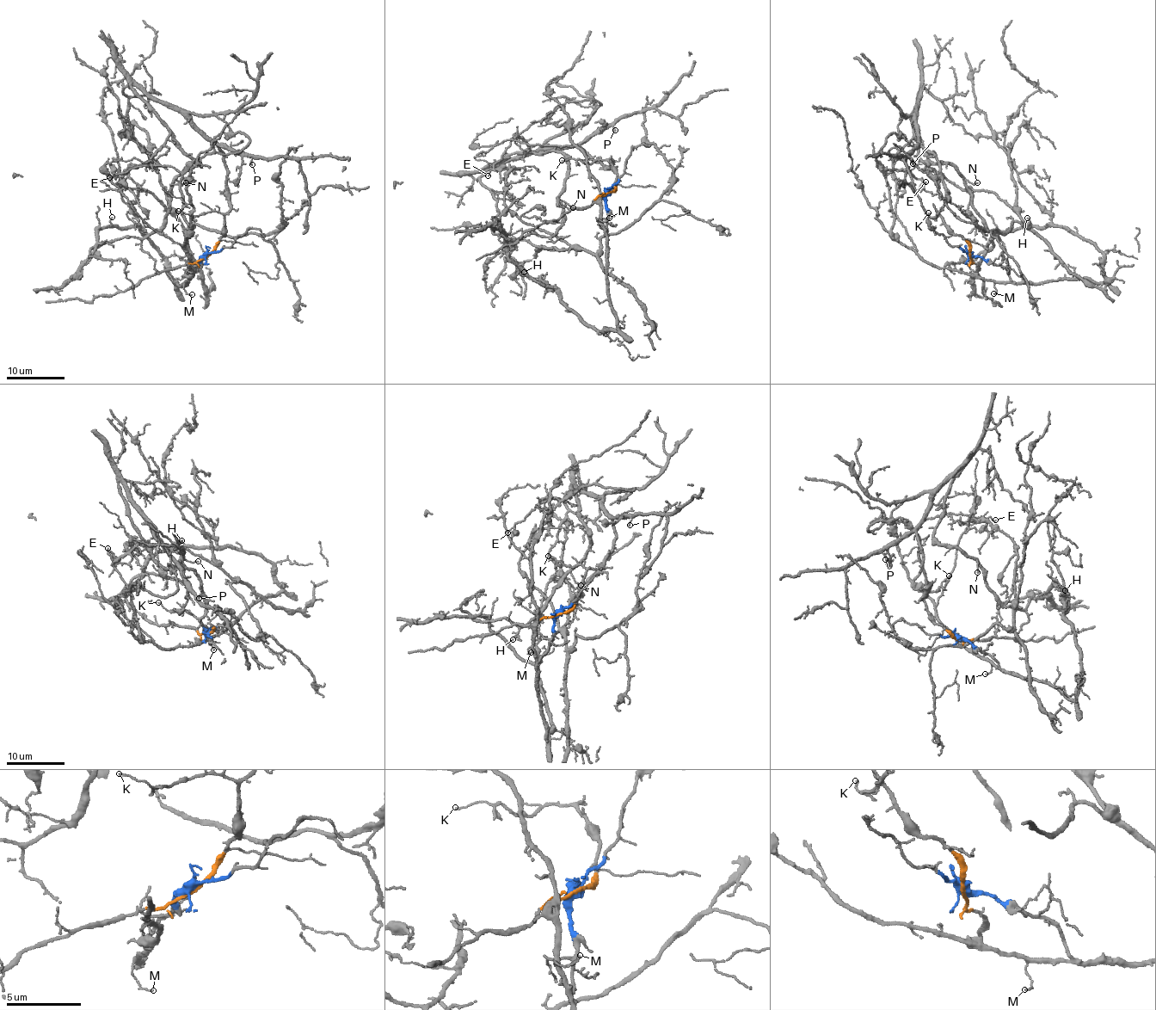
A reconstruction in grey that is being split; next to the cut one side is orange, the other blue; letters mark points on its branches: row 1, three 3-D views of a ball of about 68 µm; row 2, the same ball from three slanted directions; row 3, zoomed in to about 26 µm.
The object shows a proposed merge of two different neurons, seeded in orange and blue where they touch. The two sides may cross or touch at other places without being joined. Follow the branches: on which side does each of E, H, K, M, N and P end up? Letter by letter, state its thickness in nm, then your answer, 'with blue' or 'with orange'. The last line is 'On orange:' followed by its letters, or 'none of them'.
E: calibre 110 nm; with blue
H: calibre 90 nm; with blue
K: calibre 80 nm; with orange
M: calibre 100 nm; with blue
N: calibre 100 nm; with orange
P: calibre 140 nm; with orange
On orange: K, N, P

